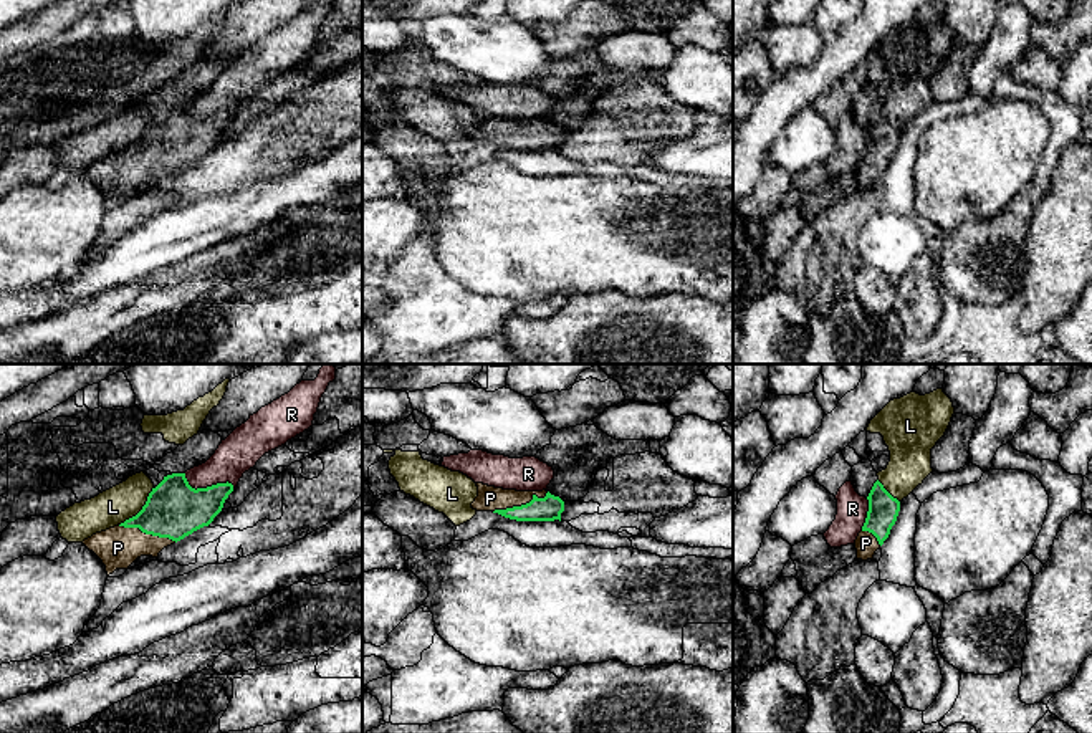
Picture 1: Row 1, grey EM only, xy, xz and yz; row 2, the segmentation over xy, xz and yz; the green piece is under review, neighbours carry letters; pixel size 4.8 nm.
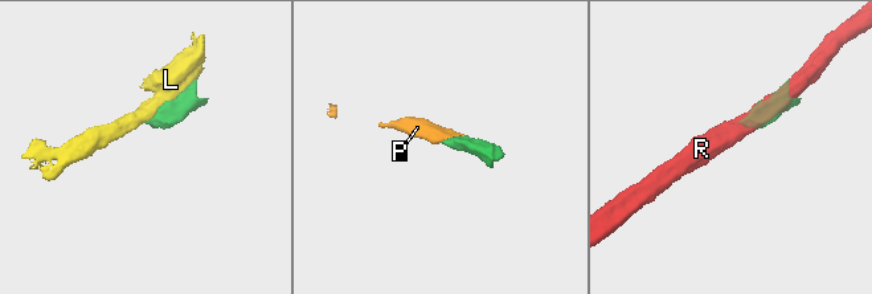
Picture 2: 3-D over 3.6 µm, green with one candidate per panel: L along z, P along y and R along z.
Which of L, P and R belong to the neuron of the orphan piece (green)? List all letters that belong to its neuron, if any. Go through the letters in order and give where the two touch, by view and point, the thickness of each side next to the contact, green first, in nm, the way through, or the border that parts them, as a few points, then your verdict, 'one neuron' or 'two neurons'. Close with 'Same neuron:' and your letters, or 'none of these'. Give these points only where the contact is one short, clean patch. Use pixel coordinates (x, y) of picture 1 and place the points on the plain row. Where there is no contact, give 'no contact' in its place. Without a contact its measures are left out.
L: contact xy (143, 138); calibres 280 and 180 nm; two neurons
P: contact xz (522, 134); calibres 120 and 120 nm; way xz (548, 138), (522, 134), (490, 128); one neuron
R: contact xy (207, 116); calibres 280 and 190 nm; two neurons
Same neuron: P

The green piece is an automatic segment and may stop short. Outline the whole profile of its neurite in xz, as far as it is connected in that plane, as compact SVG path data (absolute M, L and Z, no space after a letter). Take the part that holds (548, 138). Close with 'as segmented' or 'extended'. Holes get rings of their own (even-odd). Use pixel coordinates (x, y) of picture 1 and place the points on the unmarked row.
M477 113L477 141L493 141L516 151L561 151L564 131L549 121L516 121Z; extended

